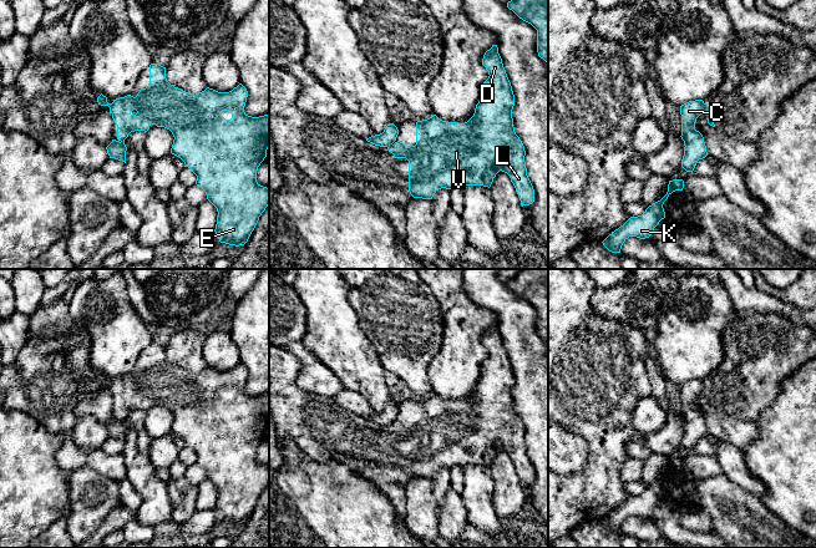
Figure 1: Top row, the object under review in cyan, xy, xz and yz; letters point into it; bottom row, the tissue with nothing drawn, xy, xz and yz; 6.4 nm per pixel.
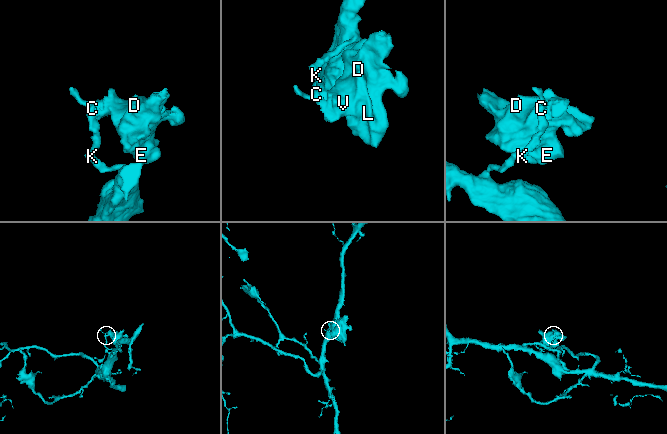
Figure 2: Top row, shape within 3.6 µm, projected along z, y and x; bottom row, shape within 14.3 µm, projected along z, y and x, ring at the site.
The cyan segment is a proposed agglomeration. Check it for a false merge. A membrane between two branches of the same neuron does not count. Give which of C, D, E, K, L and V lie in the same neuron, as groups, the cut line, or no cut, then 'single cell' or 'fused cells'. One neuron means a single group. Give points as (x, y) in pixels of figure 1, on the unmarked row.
groups C K / D E L V; cut xz (391, 422), (388, 426); fused cells

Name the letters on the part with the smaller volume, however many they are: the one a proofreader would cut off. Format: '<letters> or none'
D, E, L, V

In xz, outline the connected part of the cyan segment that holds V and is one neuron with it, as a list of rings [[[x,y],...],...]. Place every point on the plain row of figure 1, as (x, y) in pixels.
[[[497,324],[485,331],[482,344],[490,355],[467,401],[442,400],[434,394],[416,401],[415,425],[397,420],[387,426],[395,437],[409,440],[409,471],[414,477],[432,478],[441,467],[490,467],[502,450],[510,455],[521,484],[534,481],[524,425],[513,406],[515,374]]]

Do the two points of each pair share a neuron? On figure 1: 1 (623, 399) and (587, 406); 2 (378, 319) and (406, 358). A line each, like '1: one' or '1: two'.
1: one
2: one

